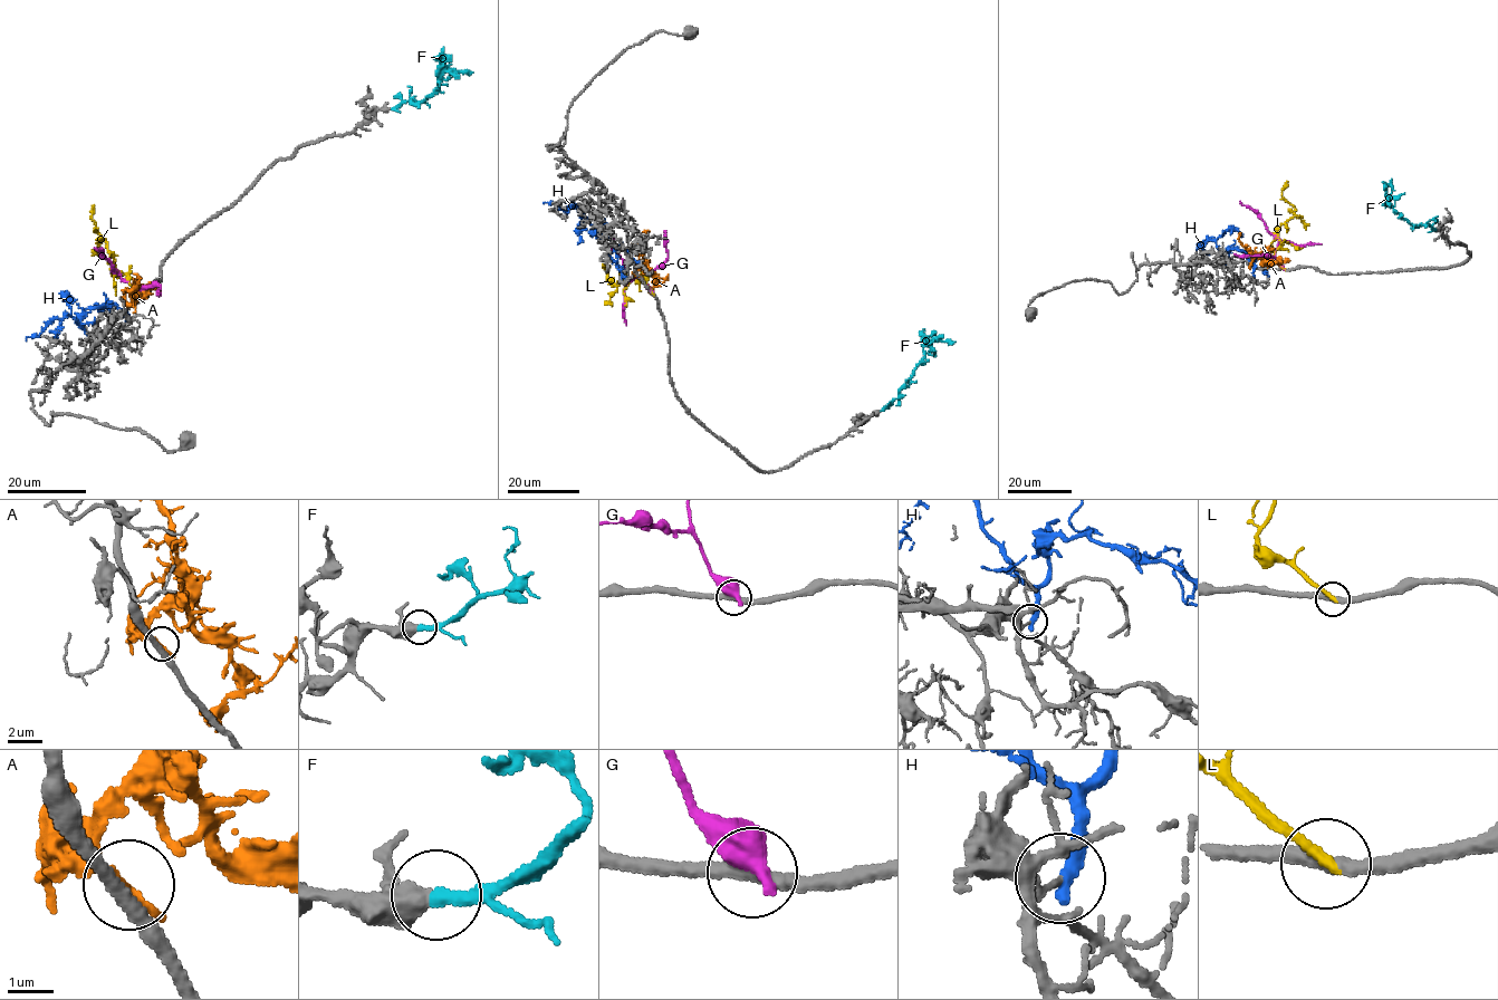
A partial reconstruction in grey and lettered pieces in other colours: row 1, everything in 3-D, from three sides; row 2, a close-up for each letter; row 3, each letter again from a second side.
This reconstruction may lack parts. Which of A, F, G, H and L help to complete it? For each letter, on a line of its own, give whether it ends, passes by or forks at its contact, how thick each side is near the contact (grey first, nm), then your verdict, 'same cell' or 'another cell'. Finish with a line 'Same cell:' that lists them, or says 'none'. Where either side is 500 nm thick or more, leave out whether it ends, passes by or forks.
A: it passes by; calibres 320 and 160 nm; another cell
F: calibres 500 and 260 nm; same cell
G: calibres 340 and 600 nm; another cell
H: it ends; calibres 100 and 320 nm; another cell
L: it ends; calibres 320 and 260 nm; same cell
Same cell: F, L

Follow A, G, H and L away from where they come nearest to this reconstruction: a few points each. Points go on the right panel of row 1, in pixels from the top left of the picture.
A: (1268, 267), (1238, 240), (1240, 232)
G: (1283, 269), (1275, 256), (1279, 240), (1268, 231), (1258, 214), (1239, 201)
H: (1225, 265), (1228, 250), (1236, 249), (1259, 256), (1263, 260), (1261, 268), (1269, 275)
L: (1285, 269), (1271, 259), (1279, 244), (1278, 229), (1293, 217), (1295, 209), (1282, 194), (1287, 181)

